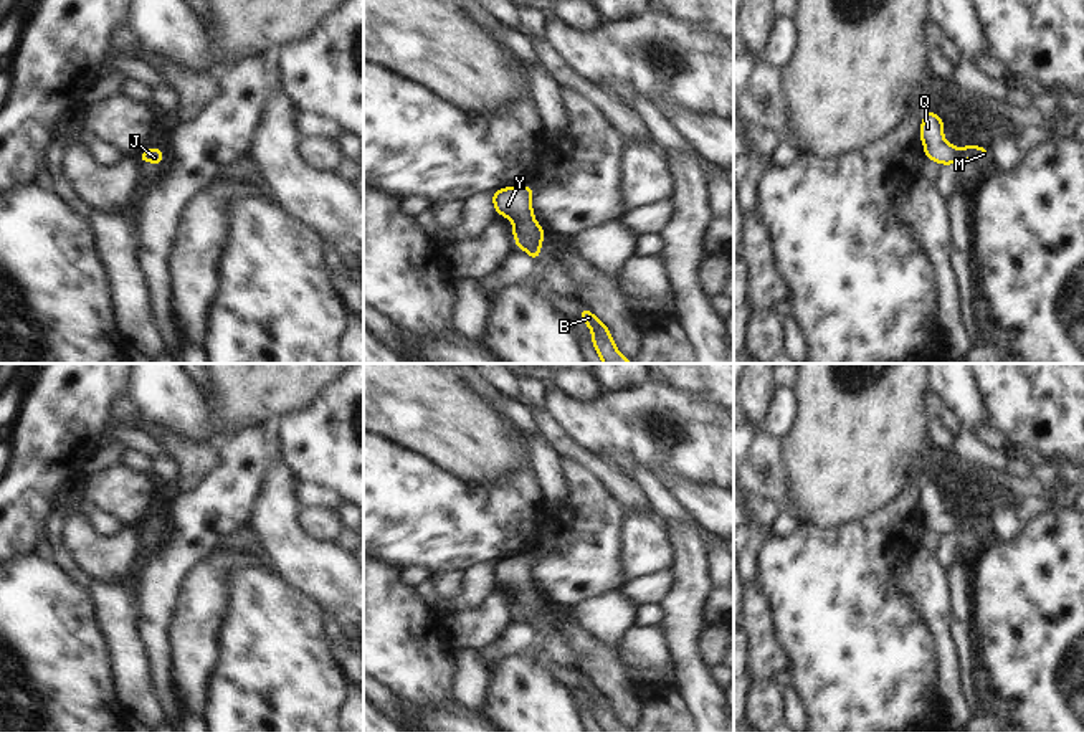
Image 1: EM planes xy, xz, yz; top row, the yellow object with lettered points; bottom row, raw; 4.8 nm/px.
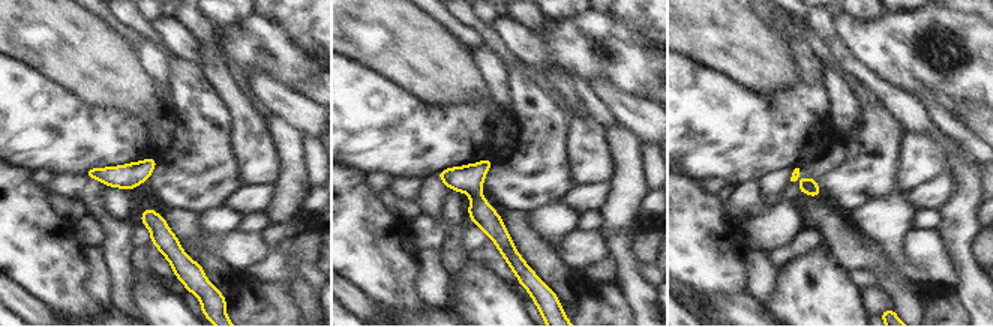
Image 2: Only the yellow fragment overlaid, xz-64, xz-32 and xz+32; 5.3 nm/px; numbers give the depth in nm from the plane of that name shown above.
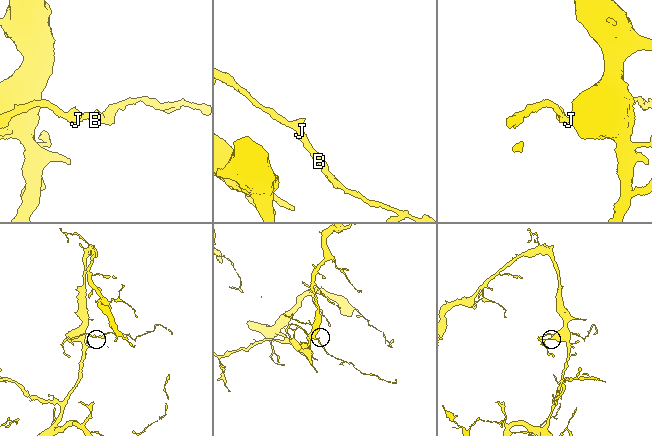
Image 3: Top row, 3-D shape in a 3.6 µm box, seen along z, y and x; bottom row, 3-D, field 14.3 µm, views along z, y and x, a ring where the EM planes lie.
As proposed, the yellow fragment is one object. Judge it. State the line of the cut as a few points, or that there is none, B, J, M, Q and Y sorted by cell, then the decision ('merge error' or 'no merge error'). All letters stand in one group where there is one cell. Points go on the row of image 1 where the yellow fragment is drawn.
no cut | B J M Q Y | no merge error

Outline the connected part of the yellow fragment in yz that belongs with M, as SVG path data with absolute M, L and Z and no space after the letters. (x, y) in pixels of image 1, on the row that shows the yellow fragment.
M927 111L920 122L920 140L929 160L942 165L968 162L973 159L988 159L990 149L965 145L962 149L948 144L944 137L944 121L934 111Z

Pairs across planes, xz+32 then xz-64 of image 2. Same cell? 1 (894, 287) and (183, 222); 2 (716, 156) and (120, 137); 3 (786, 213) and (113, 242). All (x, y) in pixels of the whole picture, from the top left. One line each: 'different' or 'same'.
1: same
2: same
3: different

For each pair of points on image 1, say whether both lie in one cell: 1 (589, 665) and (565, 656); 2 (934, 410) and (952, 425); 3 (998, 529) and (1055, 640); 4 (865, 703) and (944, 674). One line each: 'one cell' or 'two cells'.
1: two cells
2: one cell
3: two cells
4: two cells

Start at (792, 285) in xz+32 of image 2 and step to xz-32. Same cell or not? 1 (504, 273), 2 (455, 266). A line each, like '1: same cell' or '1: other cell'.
1: other cell
2: other cell

